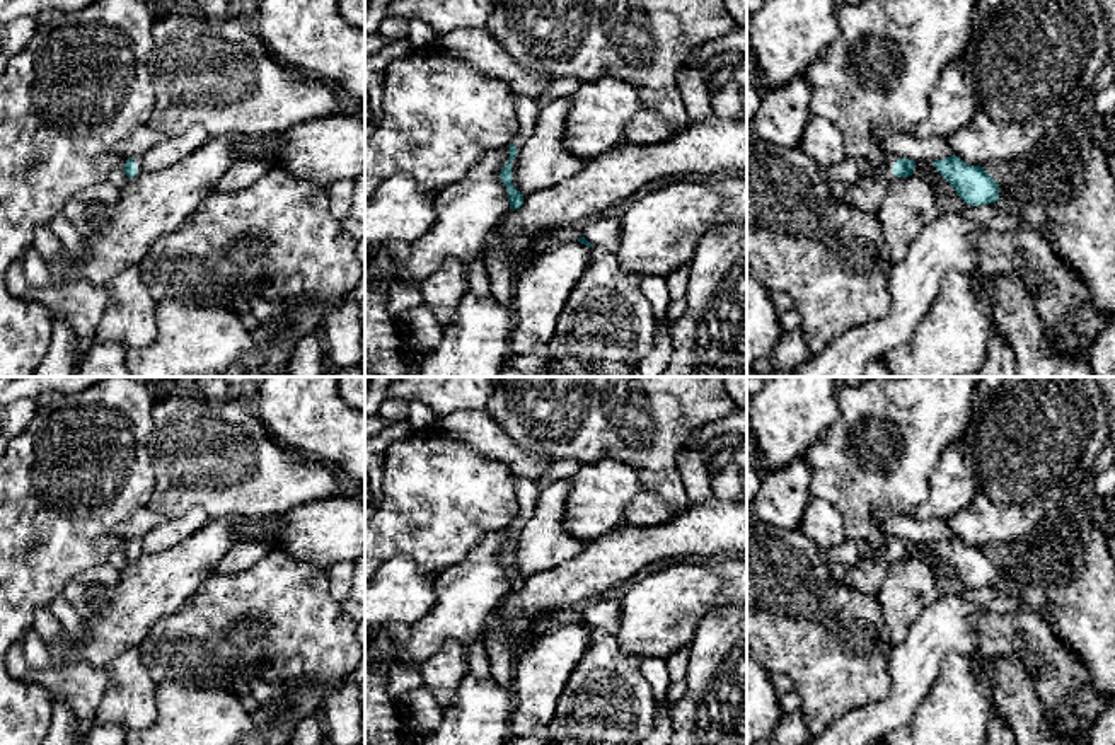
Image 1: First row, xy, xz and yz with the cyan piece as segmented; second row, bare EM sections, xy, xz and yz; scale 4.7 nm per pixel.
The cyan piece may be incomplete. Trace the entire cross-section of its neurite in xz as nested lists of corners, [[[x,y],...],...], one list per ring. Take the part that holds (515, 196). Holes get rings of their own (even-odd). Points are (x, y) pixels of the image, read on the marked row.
[[[515,92],[513,97],[517,107],[518,133],[508,145],[510,160],[505,164],[505,167],[500,172],[501,181],[506,184],[510,210],[517,210],[523,205],[523,194],[517,191],[511,182],[511,160],[517,157],[518,150],[525,145],[525,141],[532,136],[540,111],[540,106],[535,99]]]

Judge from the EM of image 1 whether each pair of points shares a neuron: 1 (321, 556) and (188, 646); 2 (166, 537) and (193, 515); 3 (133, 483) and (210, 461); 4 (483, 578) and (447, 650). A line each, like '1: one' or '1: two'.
1: two
2: one
3: two
4: two

